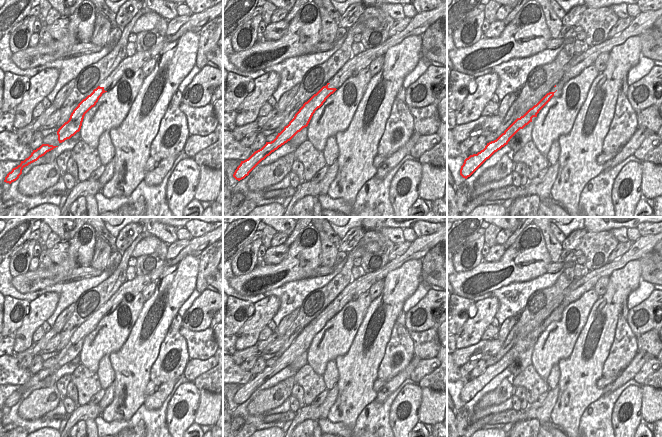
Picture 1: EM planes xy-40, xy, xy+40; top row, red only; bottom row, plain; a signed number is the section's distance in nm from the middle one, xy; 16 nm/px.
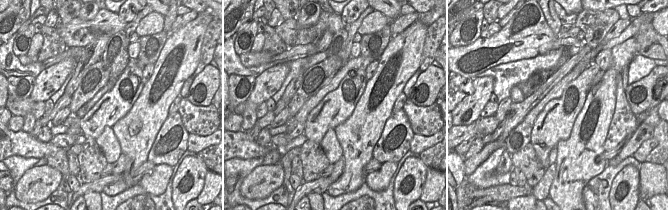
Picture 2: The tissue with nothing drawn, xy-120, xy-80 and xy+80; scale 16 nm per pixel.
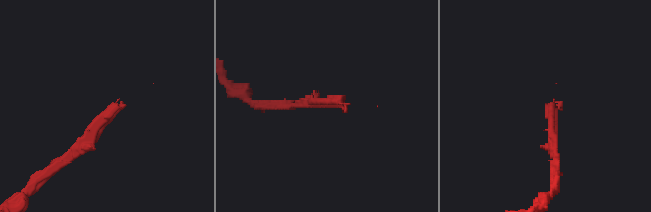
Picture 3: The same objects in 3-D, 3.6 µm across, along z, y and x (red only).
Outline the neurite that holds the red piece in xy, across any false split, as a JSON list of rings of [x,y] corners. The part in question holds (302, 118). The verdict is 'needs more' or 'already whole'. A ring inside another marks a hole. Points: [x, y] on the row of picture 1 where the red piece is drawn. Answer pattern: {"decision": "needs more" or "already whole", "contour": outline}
{"decision": "needs more", "contour": [[[444,0],[433,10],[417,13],[403,31],[389,37],[383,44],[375,48],[361,50],[358,55],[352,56],[316,94],[303,104],[294,118],[278,133],[273,141],[266,142],[261,149],[255,151],[248,159],[241,161],[233,177],[238,181],[244,179],[262,160],[290,141],[303,128],[307,127],[315,111],[348,78],[357,75],[359,71],[367,68],[377,57],[384,56],[390,47],[401,43],[406,37],[422,35],[430,25],[445,14],[447,14],[447,0]]]}

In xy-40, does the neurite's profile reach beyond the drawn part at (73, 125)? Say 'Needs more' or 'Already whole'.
Needs more.

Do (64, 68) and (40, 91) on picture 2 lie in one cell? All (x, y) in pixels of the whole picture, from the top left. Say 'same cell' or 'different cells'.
same cell

